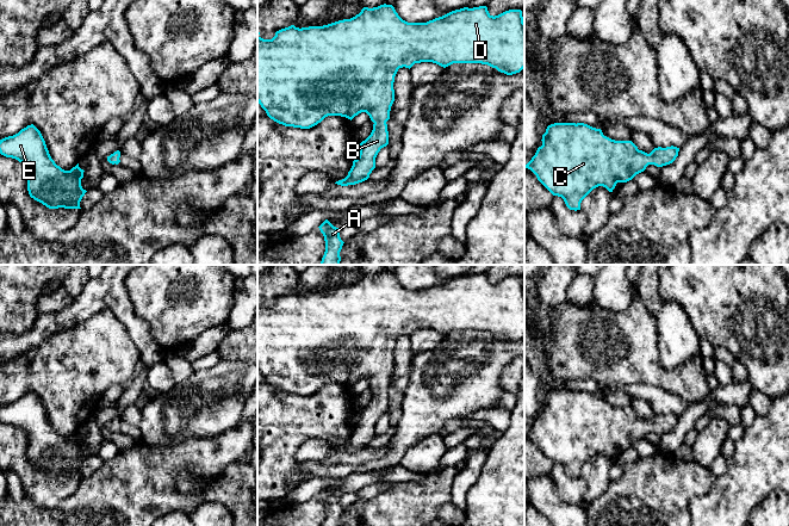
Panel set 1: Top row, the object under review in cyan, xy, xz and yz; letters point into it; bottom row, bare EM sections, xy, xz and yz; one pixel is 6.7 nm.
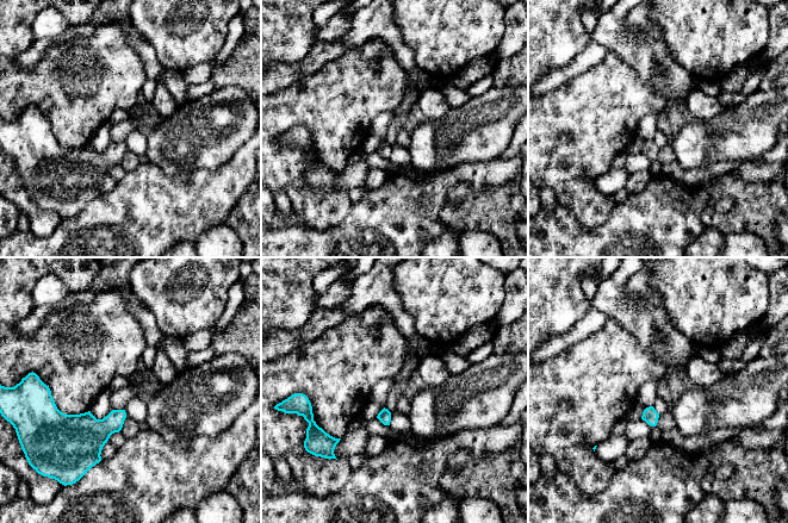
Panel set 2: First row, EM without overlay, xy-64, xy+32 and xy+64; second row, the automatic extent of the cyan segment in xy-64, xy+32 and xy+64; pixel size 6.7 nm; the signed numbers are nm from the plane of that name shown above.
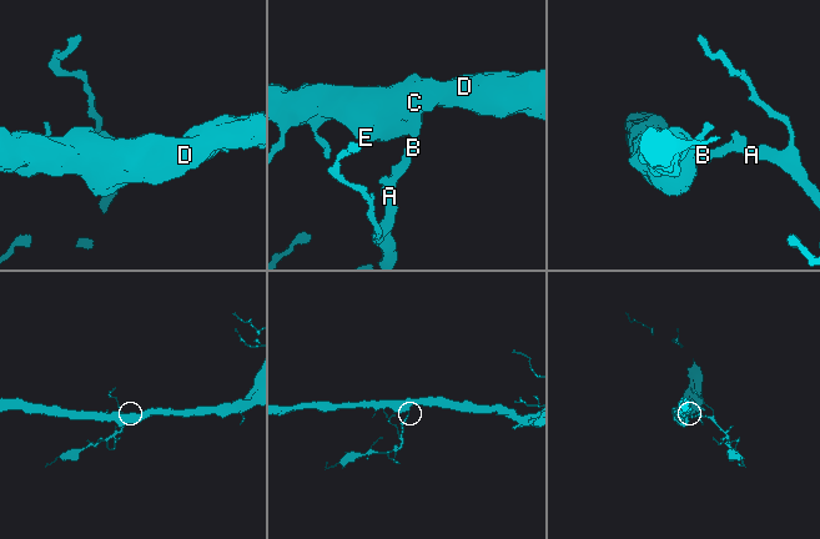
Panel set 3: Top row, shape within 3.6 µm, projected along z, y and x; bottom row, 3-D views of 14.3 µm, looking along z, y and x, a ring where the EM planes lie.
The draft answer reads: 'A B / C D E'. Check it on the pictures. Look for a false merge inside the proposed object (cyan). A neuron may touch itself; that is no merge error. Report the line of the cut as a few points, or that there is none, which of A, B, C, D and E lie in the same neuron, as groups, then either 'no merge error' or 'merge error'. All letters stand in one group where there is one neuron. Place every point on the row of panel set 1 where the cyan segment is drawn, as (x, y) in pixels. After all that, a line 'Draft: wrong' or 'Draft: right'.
no cut; A B C D E; no merge error
Draft: wrong

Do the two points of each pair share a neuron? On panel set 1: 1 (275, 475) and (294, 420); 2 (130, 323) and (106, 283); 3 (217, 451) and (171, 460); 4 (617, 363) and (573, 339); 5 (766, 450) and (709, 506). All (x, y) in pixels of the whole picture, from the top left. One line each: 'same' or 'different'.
1: same
2: same
3: same
4: same
5: same

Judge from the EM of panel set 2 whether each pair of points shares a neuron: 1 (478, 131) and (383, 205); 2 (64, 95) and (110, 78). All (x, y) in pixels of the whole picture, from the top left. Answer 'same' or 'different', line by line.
1: different
2: same

